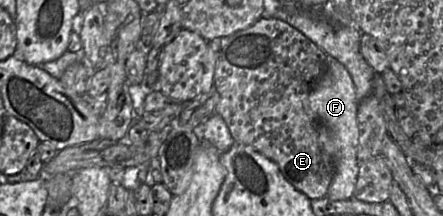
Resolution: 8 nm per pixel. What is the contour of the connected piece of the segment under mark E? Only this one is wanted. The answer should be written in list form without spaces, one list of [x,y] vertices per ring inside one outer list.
[[[261,17],[250,27],[236,32],[231,36],[216,38],[209,42],[215,58],[214,87],[220,95],[220,100],[215,108],[225,121],[235,143],[252,147],[277,164],[284,178],[298,191],[305,194],[310,200],[327,196],[329,186],[334,176],[332,157],[327,154],[321,145],[321,132],[325,130],[311,115],[308,107],[308,97],[314,84],[324,75],[328,66],[329,56],[316,44],[309,40],[300,31],[288,23],[277,18]]]

